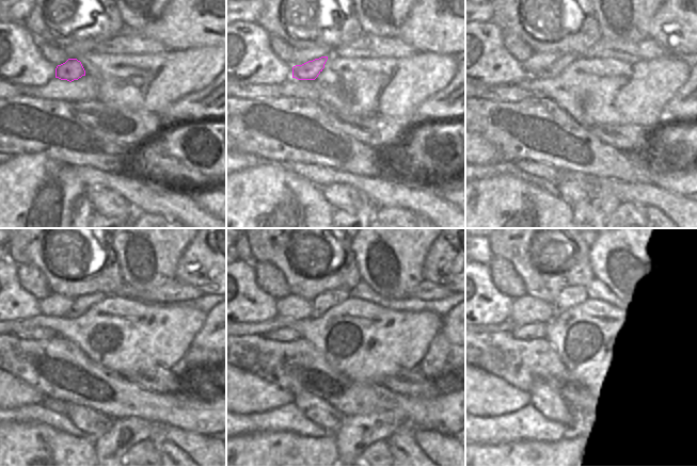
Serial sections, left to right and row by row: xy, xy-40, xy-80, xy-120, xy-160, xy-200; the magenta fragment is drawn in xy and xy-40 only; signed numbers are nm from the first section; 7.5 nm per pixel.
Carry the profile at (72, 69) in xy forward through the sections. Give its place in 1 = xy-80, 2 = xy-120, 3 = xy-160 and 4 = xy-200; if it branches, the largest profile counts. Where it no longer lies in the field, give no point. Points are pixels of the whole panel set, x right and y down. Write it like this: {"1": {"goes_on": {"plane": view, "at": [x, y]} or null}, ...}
{"1": {"goes_on": {"plane": "xy-80", "at": [556, 67]}}, "2": {"goes_on": {"plane": "xy-120", "at": [80, 304]}}, "3": {"goes_on": {"plane": "xy-160", "at": [321, 303]}}, "4": {"goes_on": {"plane": "xy-200", "at": [569, 296]}}}

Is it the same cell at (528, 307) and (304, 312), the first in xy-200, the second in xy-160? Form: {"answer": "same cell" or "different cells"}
{"answer": "same cell"}

